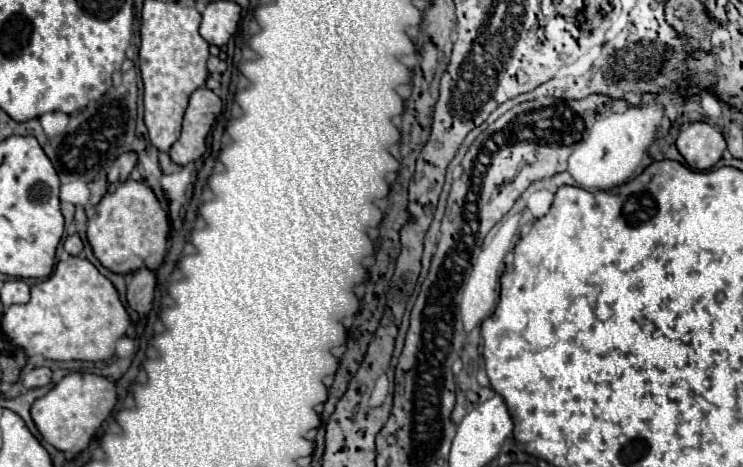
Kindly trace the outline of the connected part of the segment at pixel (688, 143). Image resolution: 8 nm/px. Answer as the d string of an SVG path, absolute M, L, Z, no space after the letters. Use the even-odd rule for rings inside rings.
M689 123L677 137L677 149L695 171L711 169L725 151L725 139L709 123Z

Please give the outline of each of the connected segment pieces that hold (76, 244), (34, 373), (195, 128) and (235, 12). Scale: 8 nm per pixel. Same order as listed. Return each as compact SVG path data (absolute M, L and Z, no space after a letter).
M69 235L69 237L65 239L63 247L65 247L65 251L71 253L71 255L79 255L79 253L83 251L83 243L81 243L79 235Z
M37 367L37 369L31 369L31 371L27 371L25 375L23 375L23 385L27 387L27 389L31 389L31 387L43 387L43 385L47 385L49 381L51 381L51 369L47 369L47 367Z
M201 87L191 95L191 101L183 119L181 137L169 151L175 163L187 165L191 161L197 161L205 153L207 135L221 109L223 109L221 97L207 87Z
M213 1L203 11L201 35L211 45L225 45L237 31L241 19L241 7L233 1Z

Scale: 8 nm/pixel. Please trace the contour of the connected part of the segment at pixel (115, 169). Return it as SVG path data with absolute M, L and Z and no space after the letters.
M133 151L119 155L119 157L115 159L115 163L111 165L111 169L109 169L109 175L107 175L109 183L115 183L115 181L125 181L125 179L129 177L131 169L135 167L135 163L137 163L137 155L135 155Z

